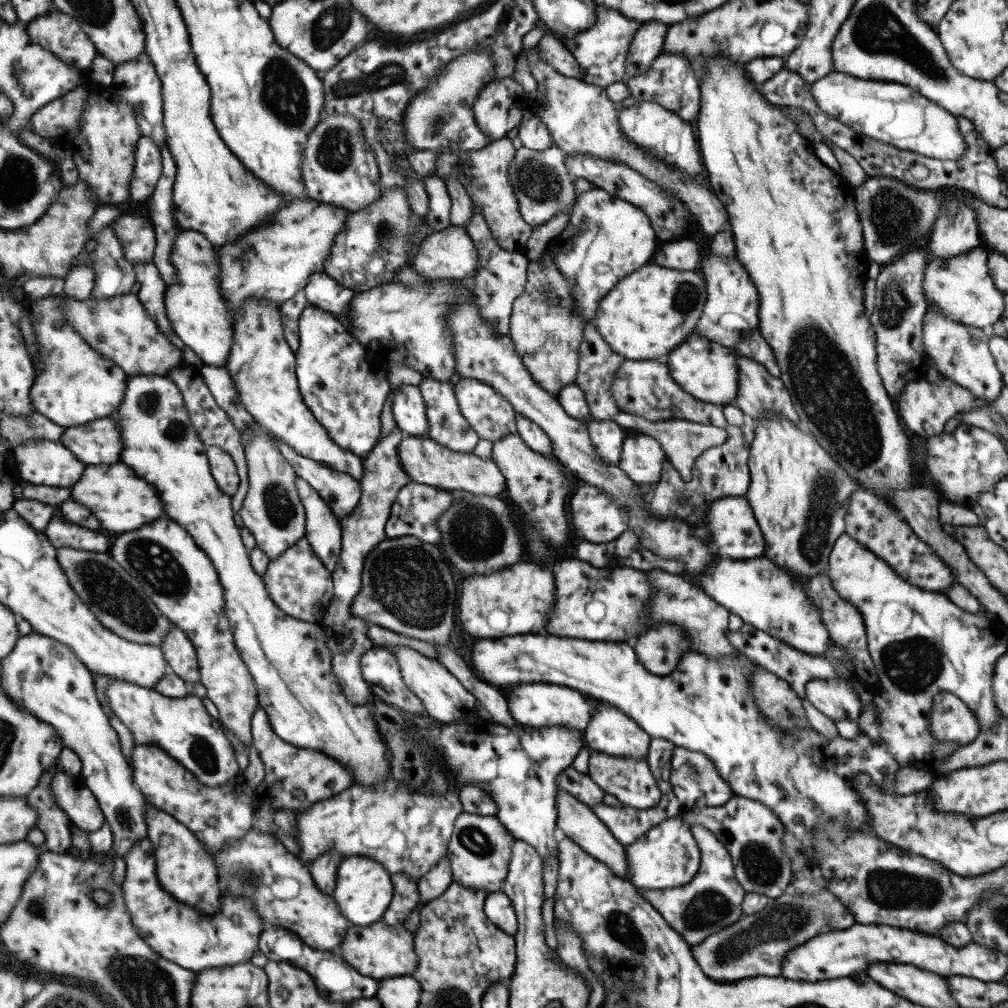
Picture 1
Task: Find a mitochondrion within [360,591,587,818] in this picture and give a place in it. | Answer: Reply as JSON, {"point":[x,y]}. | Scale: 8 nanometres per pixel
{"point":[482,799]}

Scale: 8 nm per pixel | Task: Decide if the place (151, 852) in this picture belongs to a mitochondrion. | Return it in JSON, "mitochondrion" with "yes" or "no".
{"mitochondrion":"no"}

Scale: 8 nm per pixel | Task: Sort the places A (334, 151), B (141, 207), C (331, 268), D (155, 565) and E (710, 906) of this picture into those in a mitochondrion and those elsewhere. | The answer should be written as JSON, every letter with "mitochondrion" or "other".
{"A":"mitochondrion","B":"other","C":"other","D":"mitochondrion","E":"mitochondrion"}

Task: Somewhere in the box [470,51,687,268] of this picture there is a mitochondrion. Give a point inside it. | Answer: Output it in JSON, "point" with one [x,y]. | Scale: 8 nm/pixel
{"point":[538,181]}

